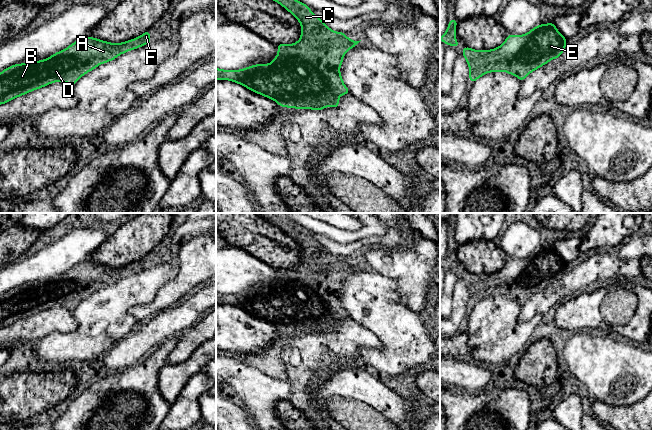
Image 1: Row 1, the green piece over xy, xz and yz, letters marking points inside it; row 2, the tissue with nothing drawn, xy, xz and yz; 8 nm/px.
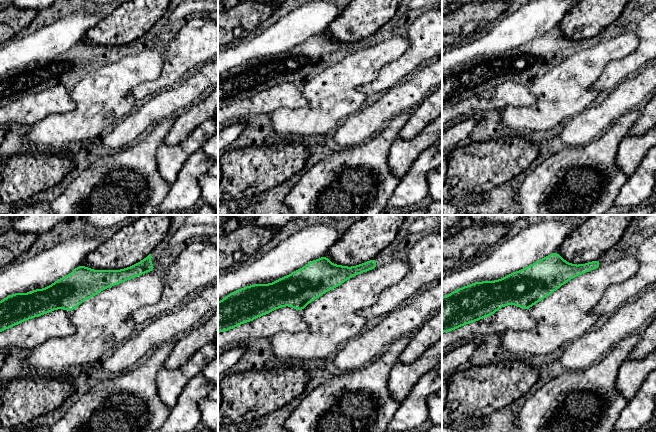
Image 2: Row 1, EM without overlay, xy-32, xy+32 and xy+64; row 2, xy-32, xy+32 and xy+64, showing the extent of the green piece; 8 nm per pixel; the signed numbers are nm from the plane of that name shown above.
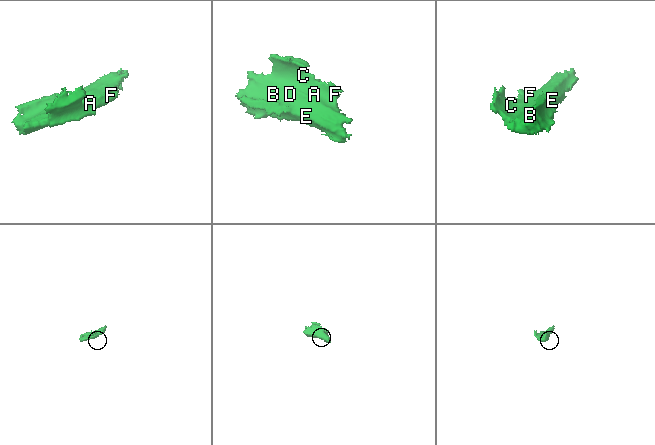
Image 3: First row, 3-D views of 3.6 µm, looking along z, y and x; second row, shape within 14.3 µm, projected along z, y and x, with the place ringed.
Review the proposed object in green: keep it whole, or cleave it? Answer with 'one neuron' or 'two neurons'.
one neuron

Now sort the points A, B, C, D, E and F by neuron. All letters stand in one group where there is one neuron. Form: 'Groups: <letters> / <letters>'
Groups: A B C D E F

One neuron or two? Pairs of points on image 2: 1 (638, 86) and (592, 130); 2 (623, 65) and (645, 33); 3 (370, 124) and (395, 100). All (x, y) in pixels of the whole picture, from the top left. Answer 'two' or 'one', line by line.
1: one
2: one
3: one

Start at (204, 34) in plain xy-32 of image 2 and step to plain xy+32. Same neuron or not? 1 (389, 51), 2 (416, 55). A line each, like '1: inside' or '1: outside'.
1: outside
2: inside

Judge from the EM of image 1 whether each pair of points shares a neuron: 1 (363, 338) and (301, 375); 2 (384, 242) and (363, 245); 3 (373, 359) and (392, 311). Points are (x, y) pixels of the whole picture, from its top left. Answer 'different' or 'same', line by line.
1: same
2: same
3: same

